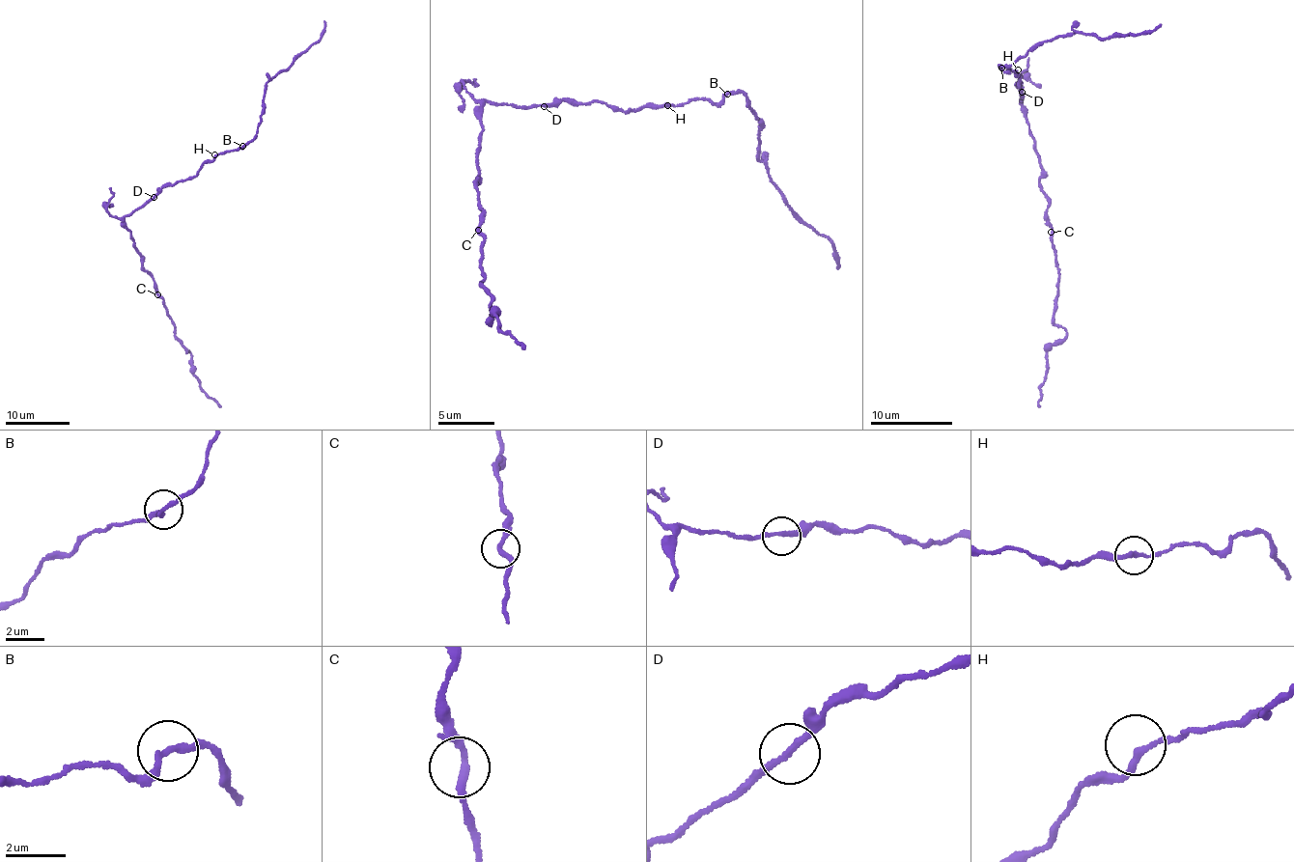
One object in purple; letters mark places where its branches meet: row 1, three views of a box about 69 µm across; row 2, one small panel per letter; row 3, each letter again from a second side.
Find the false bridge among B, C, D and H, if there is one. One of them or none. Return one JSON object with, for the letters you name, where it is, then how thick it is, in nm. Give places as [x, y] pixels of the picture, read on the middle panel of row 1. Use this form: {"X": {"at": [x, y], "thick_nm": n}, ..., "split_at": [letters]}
{"split_at": []}

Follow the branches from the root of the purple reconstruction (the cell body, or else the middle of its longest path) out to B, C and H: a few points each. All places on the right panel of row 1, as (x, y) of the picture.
B: (1020, 90), (1020, 83), (1015, 85), (1020, 81), (1017, 71), (1000, 68)
C: (1020, 90), (1024, 94), (1023, 112), (1041, 170), (1039, 186), (1049, 203), (1047, 223), (1051, 232)
H: (1020, 90), (1020, 83), (1019, 87), (1016, 83), (1015, 85), (1020, 81), (1014, 74), (1018, 69)

